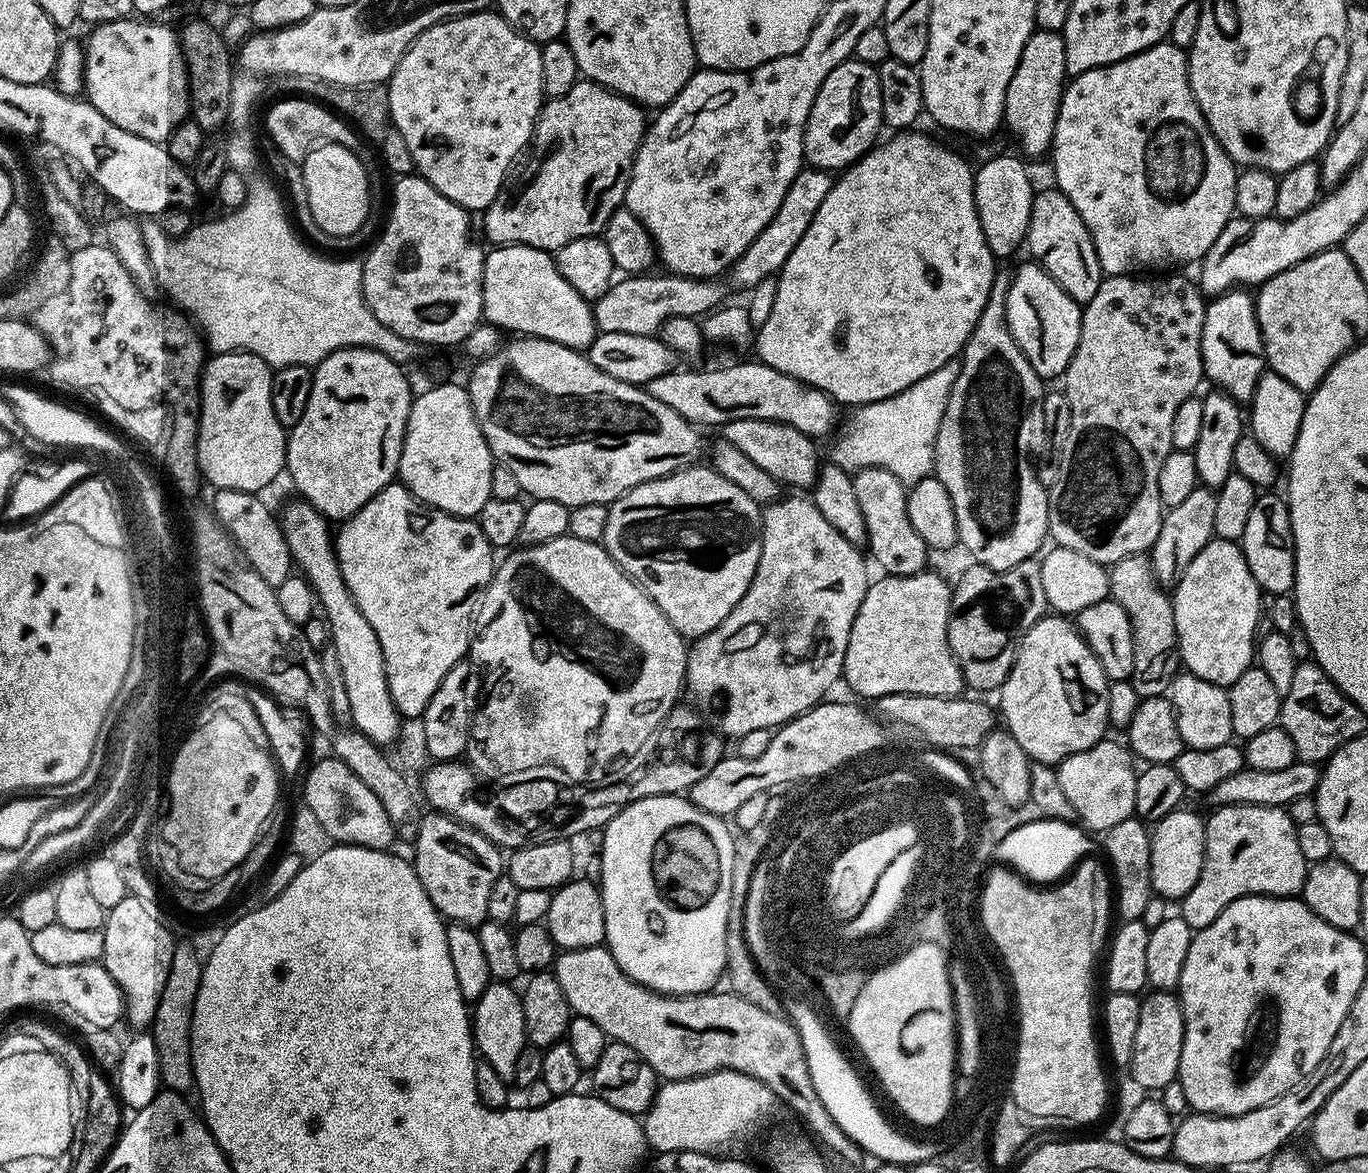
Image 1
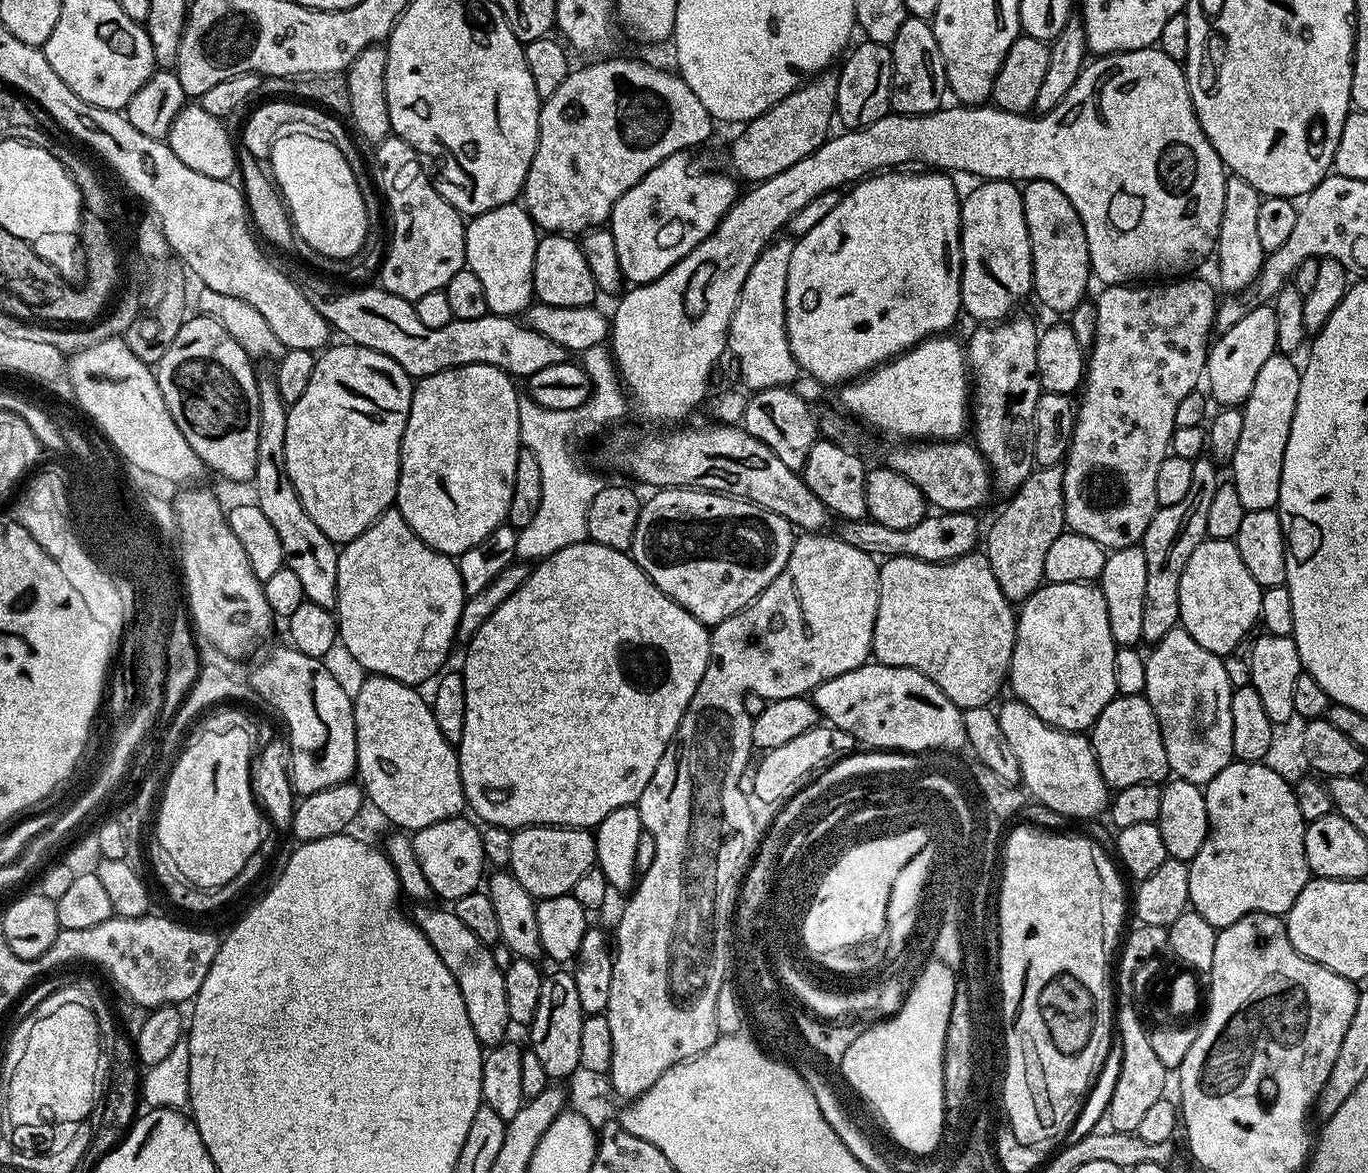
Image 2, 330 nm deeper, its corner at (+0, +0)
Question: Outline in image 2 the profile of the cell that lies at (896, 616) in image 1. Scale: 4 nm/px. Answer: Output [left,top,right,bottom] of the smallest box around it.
[872,551,1017,710]

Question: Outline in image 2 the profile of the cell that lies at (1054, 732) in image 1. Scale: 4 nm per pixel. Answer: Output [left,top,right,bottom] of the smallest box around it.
[1008,582,1118,733]

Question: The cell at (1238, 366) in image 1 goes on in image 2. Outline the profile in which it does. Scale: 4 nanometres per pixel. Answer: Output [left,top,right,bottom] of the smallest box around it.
[1214,175,1266,294]

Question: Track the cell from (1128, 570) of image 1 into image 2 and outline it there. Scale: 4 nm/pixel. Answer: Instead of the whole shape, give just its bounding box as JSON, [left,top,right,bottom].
[1141,458,1222,646]

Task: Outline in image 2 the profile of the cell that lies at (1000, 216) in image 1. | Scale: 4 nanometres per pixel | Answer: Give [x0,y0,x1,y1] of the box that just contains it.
[960,180,1034,322]

